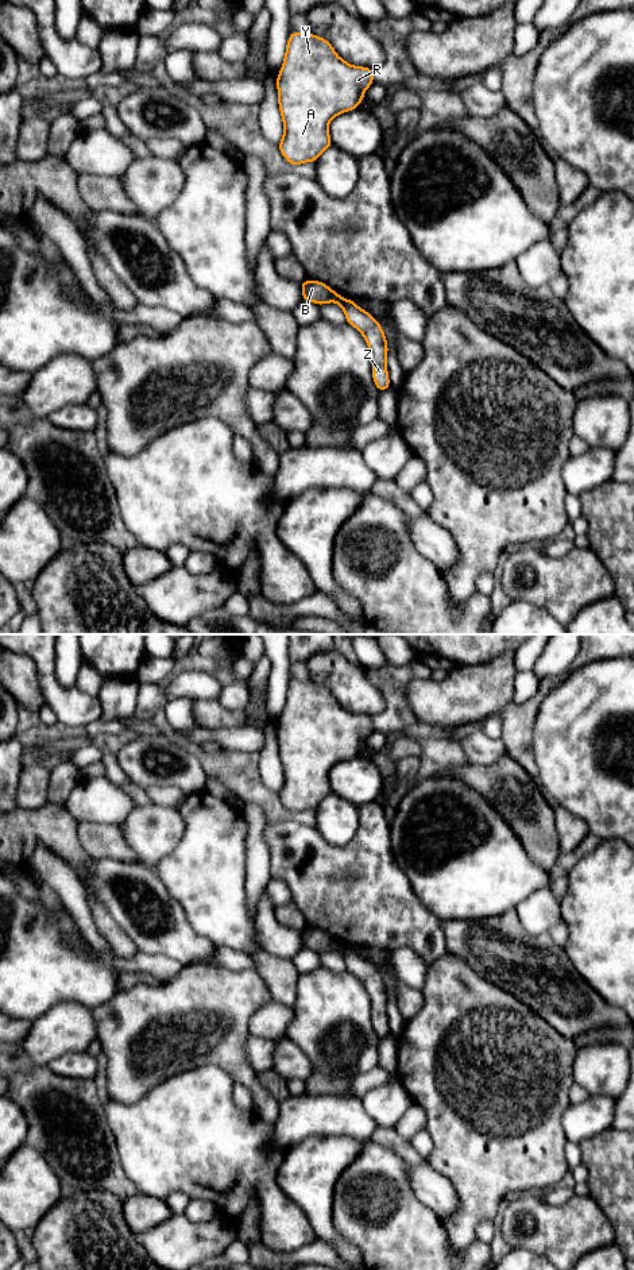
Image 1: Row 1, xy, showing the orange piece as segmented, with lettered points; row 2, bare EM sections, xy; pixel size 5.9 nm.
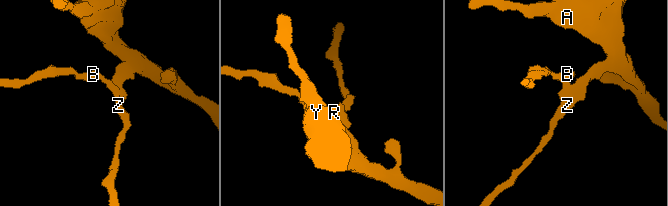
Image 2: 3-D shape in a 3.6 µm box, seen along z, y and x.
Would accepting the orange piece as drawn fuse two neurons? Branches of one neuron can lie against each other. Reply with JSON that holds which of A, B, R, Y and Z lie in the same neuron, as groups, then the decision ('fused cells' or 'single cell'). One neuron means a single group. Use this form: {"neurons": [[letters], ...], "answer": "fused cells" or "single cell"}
{"neurons": [["A", "R", "Y", "Z"], ["B"]], "answer": "fused cells"}

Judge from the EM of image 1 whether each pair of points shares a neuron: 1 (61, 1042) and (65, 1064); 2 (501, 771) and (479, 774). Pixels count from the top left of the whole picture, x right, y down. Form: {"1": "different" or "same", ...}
{"1": "different", "2": "same"}

